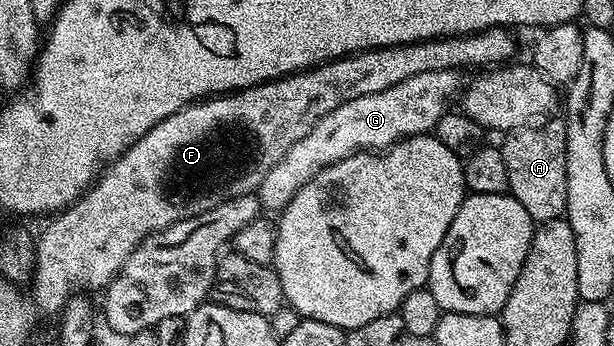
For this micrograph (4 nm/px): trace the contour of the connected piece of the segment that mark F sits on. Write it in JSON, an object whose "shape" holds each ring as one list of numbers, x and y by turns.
{"shape":[[493,27,484,29,481,33,466,33,463,35,453,35,450,37,433,37,427,41,416,41,412,45,388,45,385,49,366,49,362,53,354,53,337,58,335,61,325,61,323,65,317,65,314,69,306,69,302,73,289,73,285,76,275,78,271,81,263,81,261,85,252,85,249,89,241,89,227,95,216,95,211,99,201,100,199,103,193,103,185,108,179,109,174,115,170,115,165,121,160,121,147,135,140,137,125,149,115,161,111,162,99,174,98,180,85,192,84,196,74,205,68,206,67,209,55,214,52,221,40,235,35,238,36,261,34,268,31,270,32,276,32,301,44,313,59,314,64,308,66,294,69,292,68,285,89,285,97,291,103,290,119,273,120,268,124,266,125,259,130,256,147,237,152,236,160,230,170,227,187,217,197,217,214,207,218,207,227,201,233,201,238,195,247,193,256,193,259,190,262,179,290,151,298,139,302,139,308,132,320,122,330,111,342,107,342,103,350,103,350,99,358,99,362,95,374,95,378,91,386,91,394,87,394,83,402,83,402,79,410,79,410,75,422,75,422,71,444,71,446,69,455,69,464,71,467,65,484,65,480,67,500,67,505,63,511,62,516,53,516,41,512,38,513,30,508,27]]}

